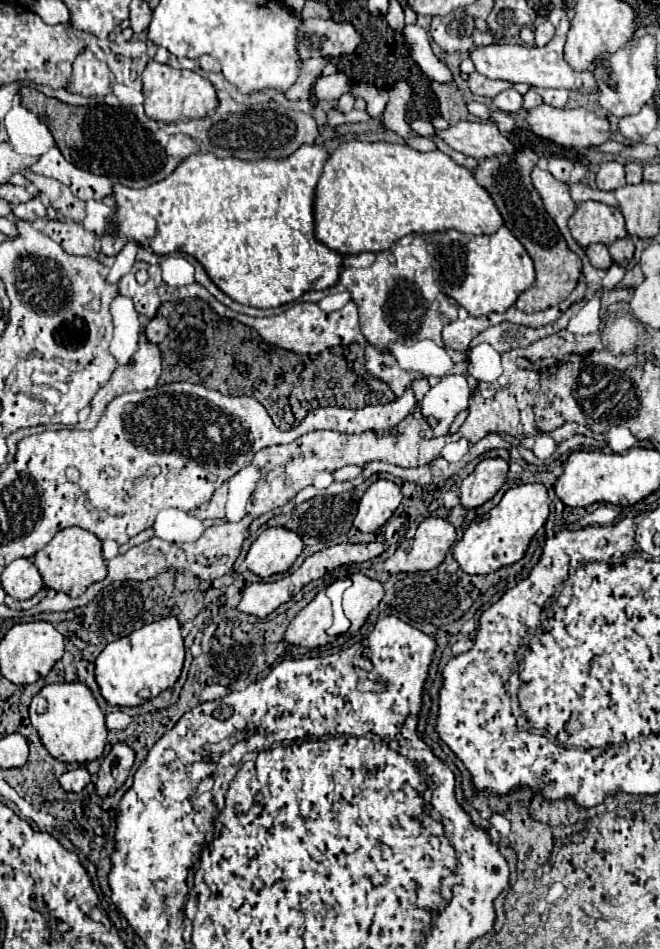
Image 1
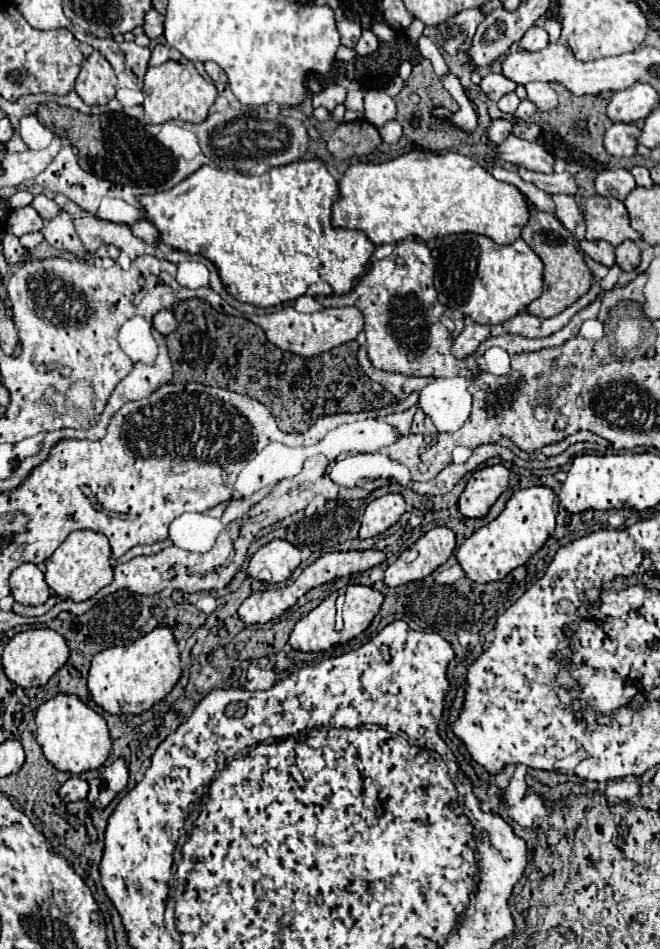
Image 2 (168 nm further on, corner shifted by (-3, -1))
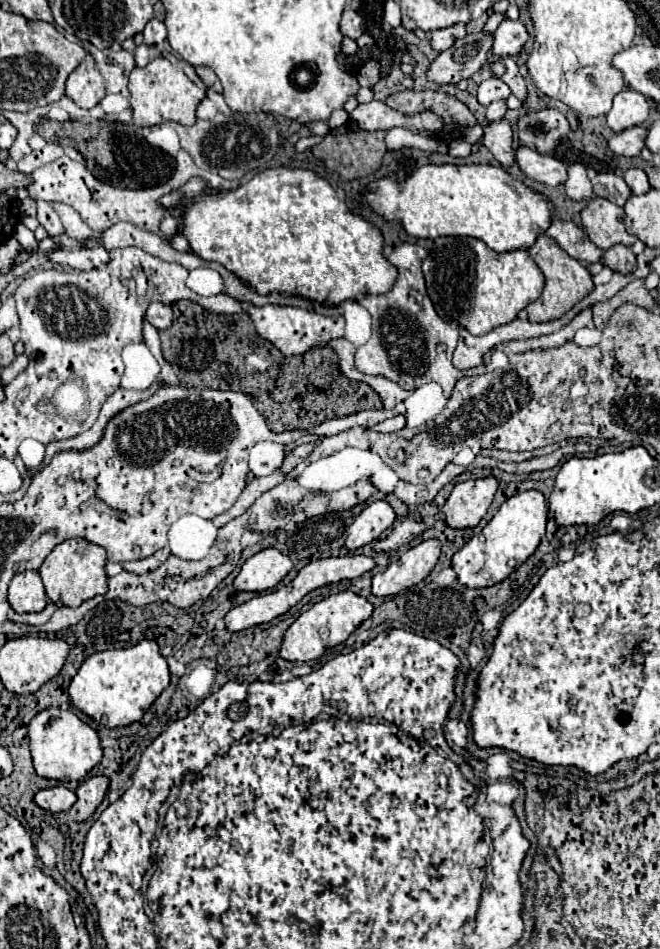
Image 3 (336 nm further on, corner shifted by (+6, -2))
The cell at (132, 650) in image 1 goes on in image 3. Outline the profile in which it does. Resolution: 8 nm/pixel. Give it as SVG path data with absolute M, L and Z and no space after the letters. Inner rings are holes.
M144 639L128 649L110 649L90 655L76 677L72 679L68 693L70 701L88 717L104 727L124 727L140 721L148 707L170 683L170 669L160 655L160 647L154 639Z

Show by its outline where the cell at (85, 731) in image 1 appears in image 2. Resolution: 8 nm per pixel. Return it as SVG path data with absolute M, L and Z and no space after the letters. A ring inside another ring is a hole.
M57 694L39 706L37 716L37 742L43 748L45 758L61 772L83 774L87 770L97 770L105 764L111 752L111 738L107 722L101 714L93 712L77 696Z

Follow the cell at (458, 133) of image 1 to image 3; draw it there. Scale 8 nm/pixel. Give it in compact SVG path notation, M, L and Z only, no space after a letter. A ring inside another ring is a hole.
M520 145L516 149L516 163L528 177L540 183L558 185L566 181L566 165L552 155L540 155L538 151Z

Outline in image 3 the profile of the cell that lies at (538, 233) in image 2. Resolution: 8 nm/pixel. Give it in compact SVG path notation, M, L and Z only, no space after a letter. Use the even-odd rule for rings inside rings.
M542 233L538 237L538 241L528 249L530 257L536 261L536 265L542 269L546 281L544 281L544 291L542 295L532 301L528 307L526 307L526 313L528 313L528 319L530 321L536 321L536 323L542 323L542 321L554 321L558 317L562 317L564 313L568 313L578 301L582 301L592 289L592 275L588 277L588 269L572 259L552 237L548 237L546 233Z

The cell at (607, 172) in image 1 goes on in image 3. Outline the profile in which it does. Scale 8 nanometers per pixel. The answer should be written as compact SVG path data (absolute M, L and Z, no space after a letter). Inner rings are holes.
M598 173L592 179L592 187L594 187L594 195L612 201L618 207L622 207L632 193L630 187L626 185L624 177L616 175L616 173Z

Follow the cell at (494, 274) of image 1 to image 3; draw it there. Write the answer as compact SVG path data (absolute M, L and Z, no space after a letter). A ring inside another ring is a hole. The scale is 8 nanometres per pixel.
M438 237L422 263L422 271L436 313L444 321L464 325L464 329L468 329L472 335L486 335L494 327L514 321L518 311L538 299L544 287L544 275L528 251L516 249L508 253L496 253L484 241L472 237Z

